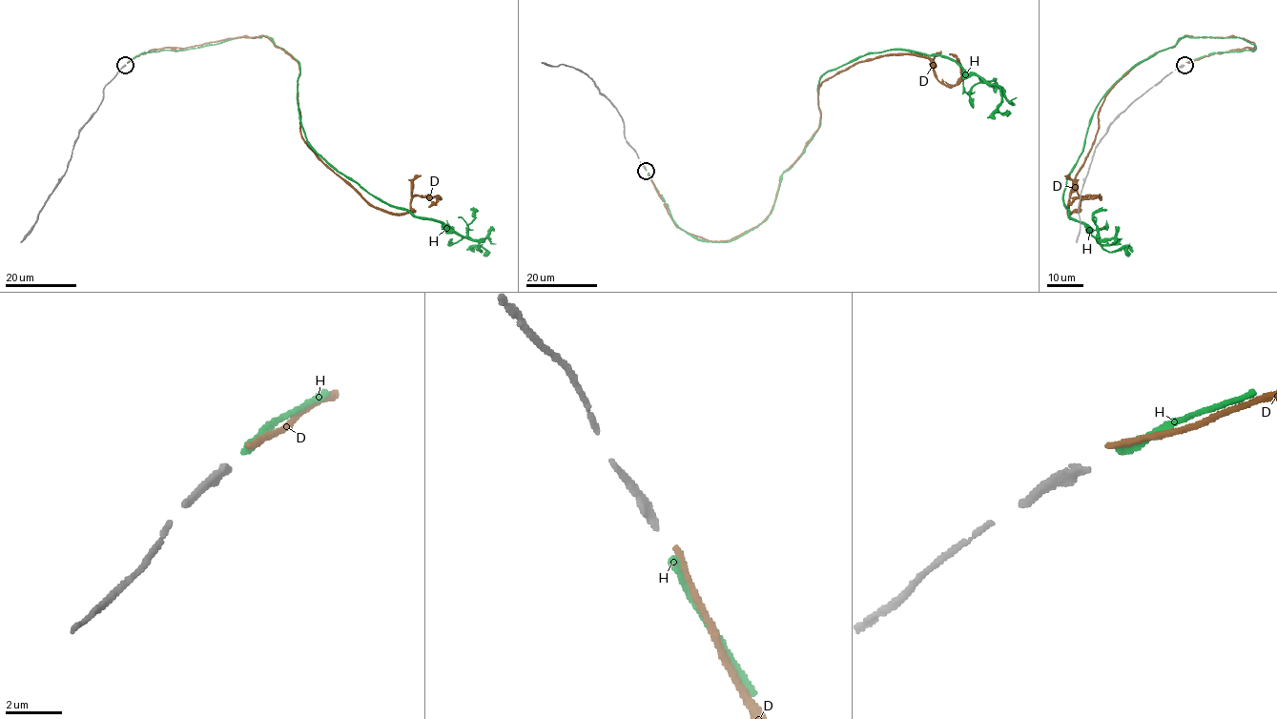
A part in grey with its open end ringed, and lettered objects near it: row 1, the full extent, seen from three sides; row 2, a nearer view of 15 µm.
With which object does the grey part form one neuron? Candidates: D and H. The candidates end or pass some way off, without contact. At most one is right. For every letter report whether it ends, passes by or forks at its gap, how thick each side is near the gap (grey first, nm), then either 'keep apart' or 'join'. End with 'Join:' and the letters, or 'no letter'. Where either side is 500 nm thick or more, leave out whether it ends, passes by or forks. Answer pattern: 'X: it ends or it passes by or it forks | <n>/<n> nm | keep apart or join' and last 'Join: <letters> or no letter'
D: it ends | 300/200 nm | keep apart
H: it ends | 300/280 nm | join
Join: H

